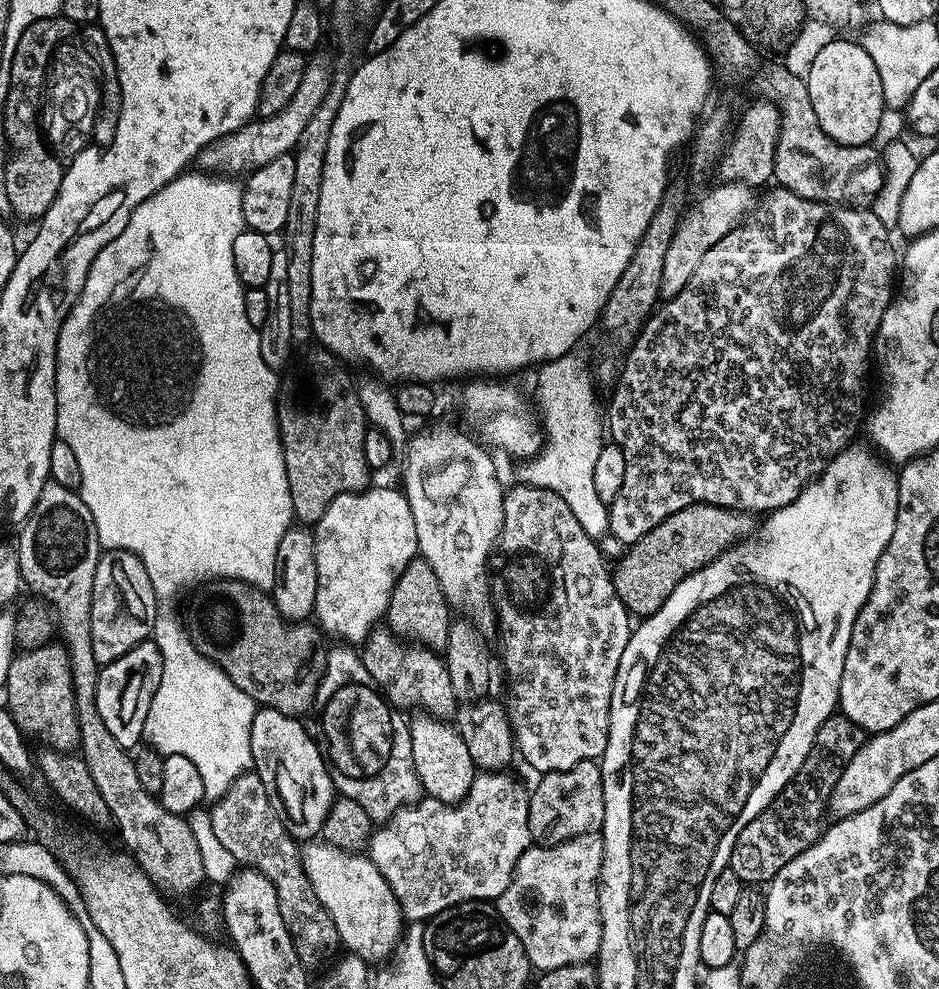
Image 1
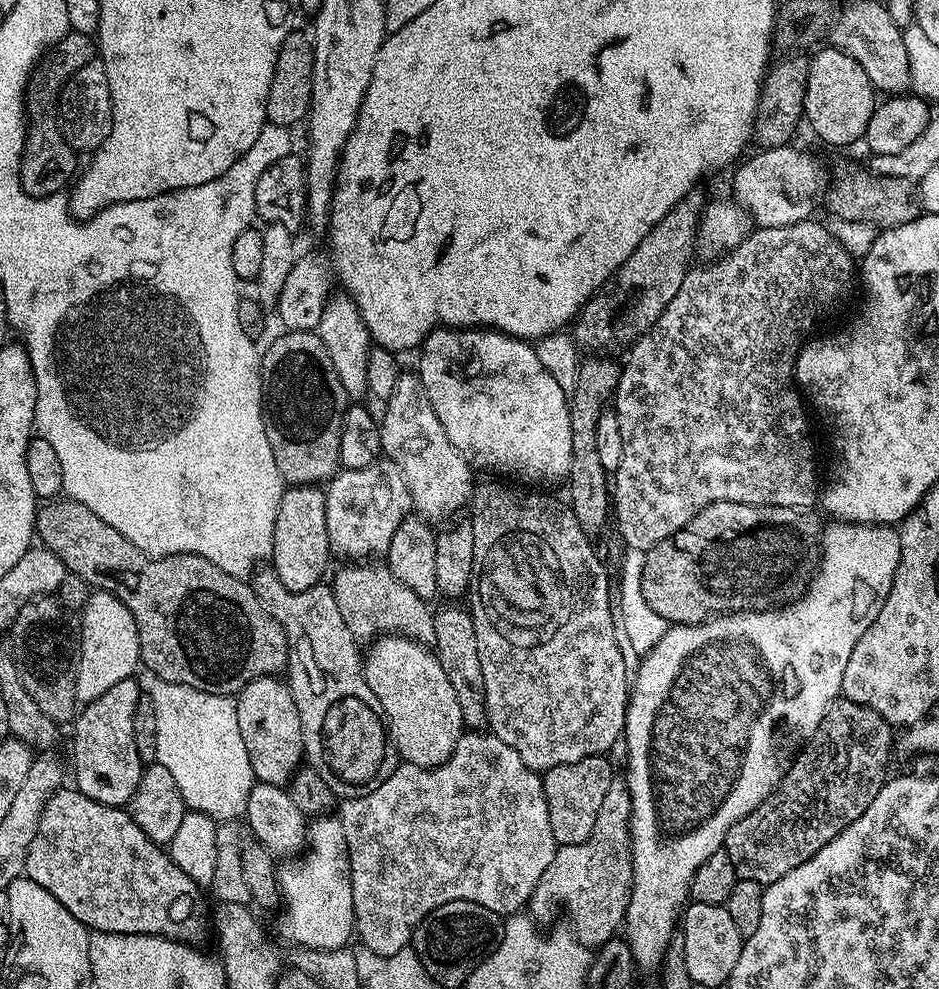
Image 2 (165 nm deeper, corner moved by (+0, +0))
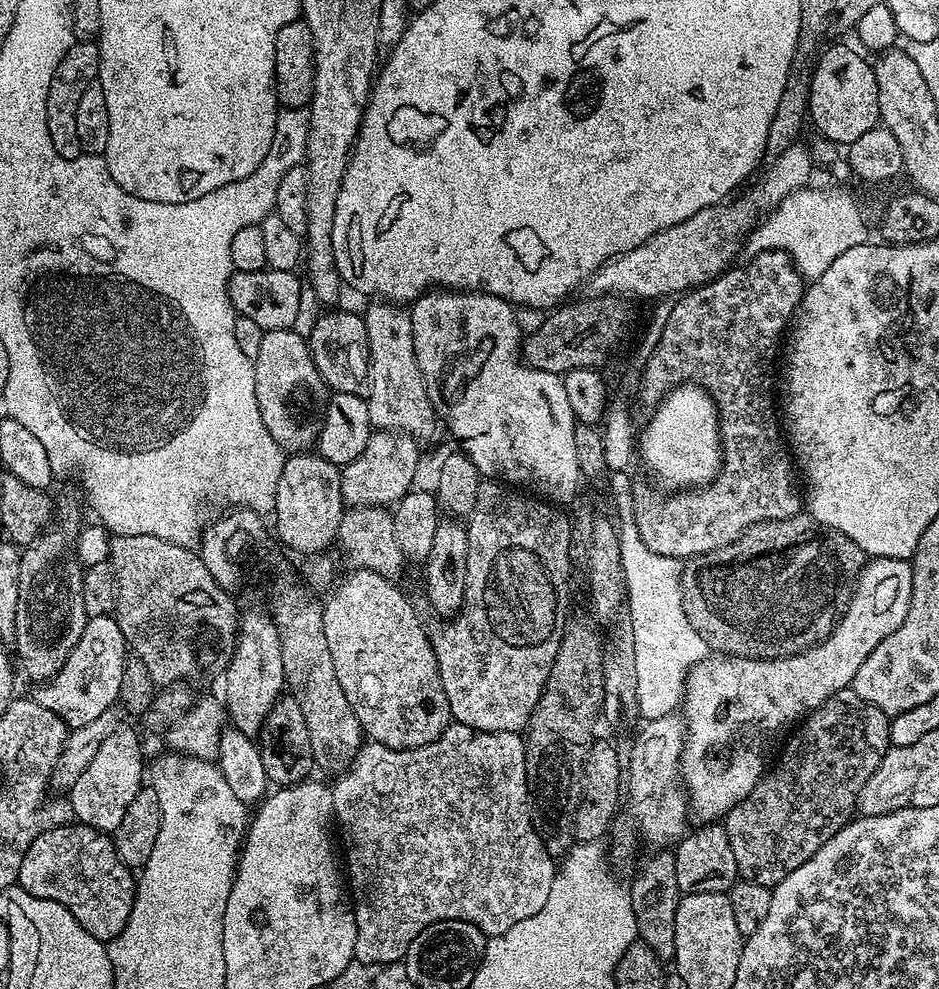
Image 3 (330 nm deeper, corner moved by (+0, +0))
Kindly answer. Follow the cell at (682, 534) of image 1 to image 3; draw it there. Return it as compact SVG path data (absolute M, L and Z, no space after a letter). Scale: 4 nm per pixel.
M810 515L767 520L752 524L726 546L691 557L683 565L682 606L690 626L702 634L713 653L744 656L747 660L783 660L821 644L832 633L848 607L865 563L866 553L846 534L824 527Z

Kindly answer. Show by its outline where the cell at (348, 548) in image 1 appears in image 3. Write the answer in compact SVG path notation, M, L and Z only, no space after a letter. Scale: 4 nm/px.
M373 431L370 442L366 442L366 450L362 450L354 462L343 465L340 481L345 505L395 505L406 493L413 491L420 448L421 445L405 432Z

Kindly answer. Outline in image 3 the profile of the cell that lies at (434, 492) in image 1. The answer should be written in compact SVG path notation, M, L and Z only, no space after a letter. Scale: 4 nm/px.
M372 302L362 315L366 322L368 335L368 409L373 429L390 432L405 432L417 442L425 442L436 432L438 417L436 407L430 402L428 391L422 378L422 370L418 370L418 358L414 354L414 334L412 333L411 315L401 305L391 302Z

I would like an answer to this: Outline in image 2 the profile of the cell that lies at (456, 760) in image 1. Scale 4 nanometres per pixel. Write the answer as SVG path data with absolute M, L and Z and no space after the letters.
M383 635L372 640L370 647L368 656L366 652L362 660L364 677L386 717L397 757L423 768L445 764L466 729L454 686L450 686L450 678L446 670L442 670L435 651L427 644L402 635Z

